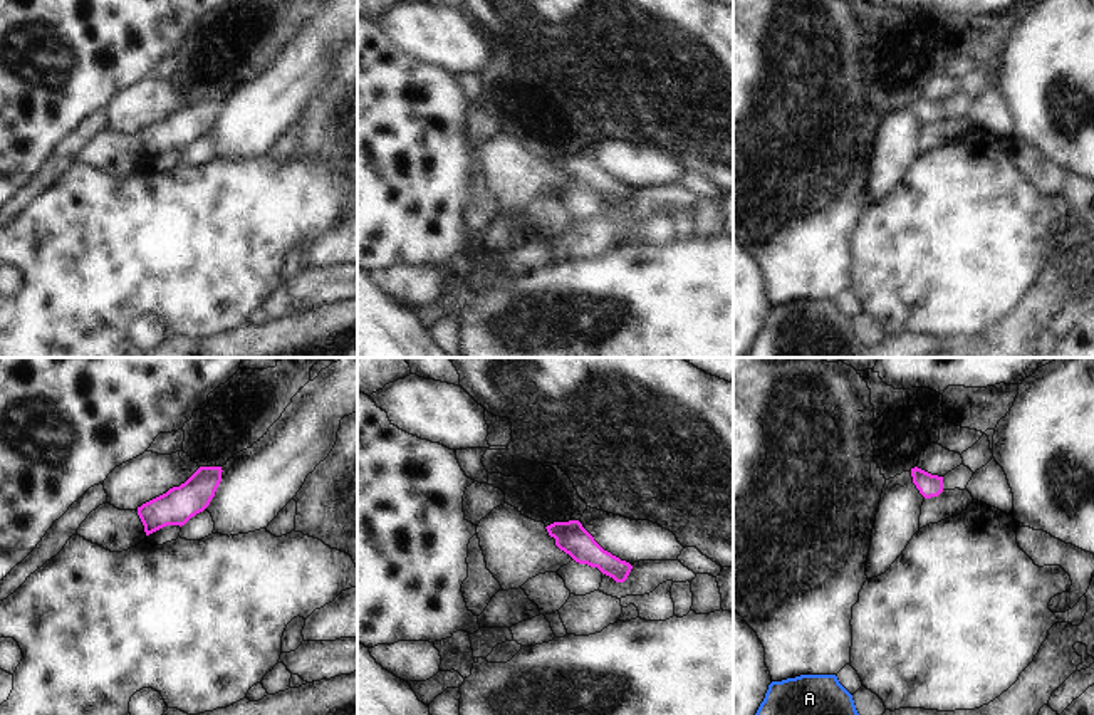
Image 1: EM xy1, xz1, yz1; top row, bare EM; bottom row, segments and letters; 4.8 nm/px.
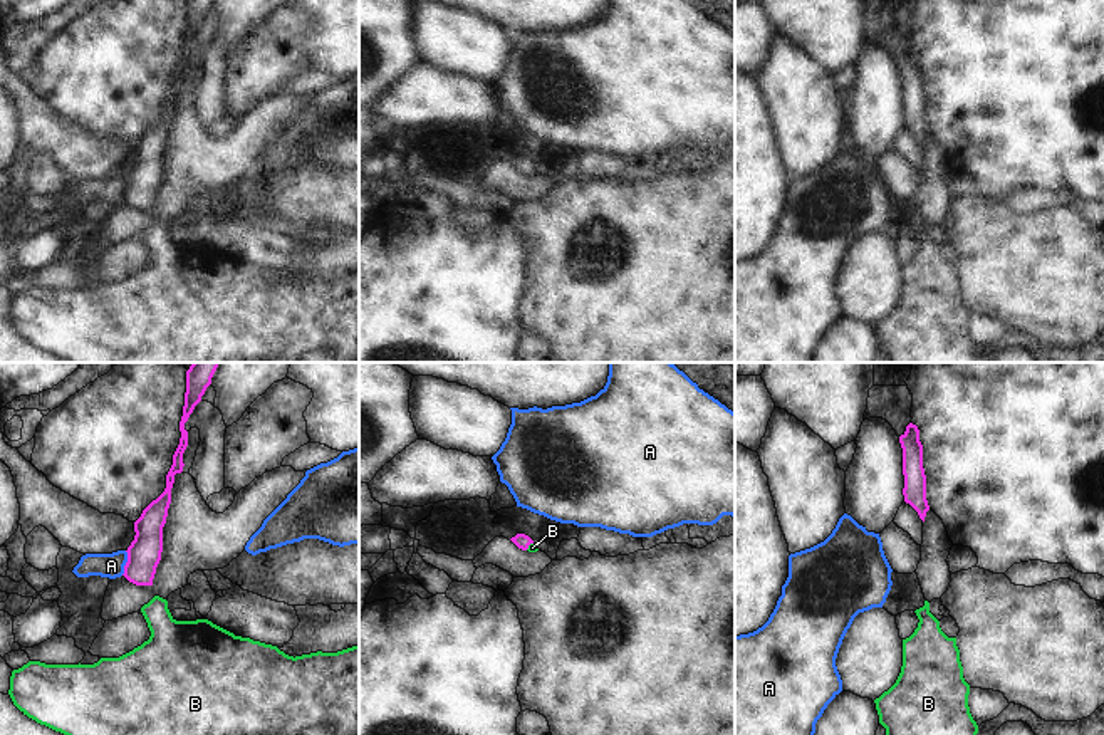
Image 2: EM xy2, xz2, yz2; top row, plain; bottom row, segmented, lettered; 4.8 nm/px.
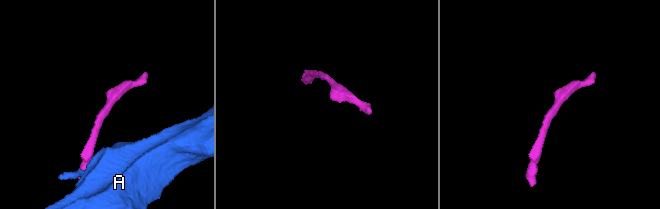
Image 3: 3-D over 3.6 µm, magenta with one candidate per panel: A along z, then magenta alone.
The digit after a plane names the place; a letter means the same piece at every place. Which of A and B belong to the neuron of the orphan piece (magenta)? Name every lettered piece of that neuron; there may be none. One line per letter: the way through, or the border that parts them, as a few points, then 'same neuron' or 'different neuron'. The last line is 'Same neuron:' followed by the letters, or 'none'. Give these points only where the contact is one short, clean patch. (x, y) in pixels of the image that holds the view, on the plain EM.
A: along xy2 (126, 175), (126, 188), (121, 198) | different neuron
B: across xz2 (522, 165), (529, 168), (532, 172) | same neuron
Same neuron: B

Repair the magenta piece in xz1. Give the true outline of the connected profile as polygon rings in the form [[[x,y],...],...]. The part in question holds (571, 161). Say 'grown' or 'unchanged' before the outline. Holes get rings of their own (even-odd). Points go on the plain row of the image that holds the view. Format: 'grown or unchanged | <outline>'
unchanged | [[[579,144],[554,146],[545,151],[555,170],[576,186],[597,191],[616,206],[624,206],[633,190],[604,175]]]

